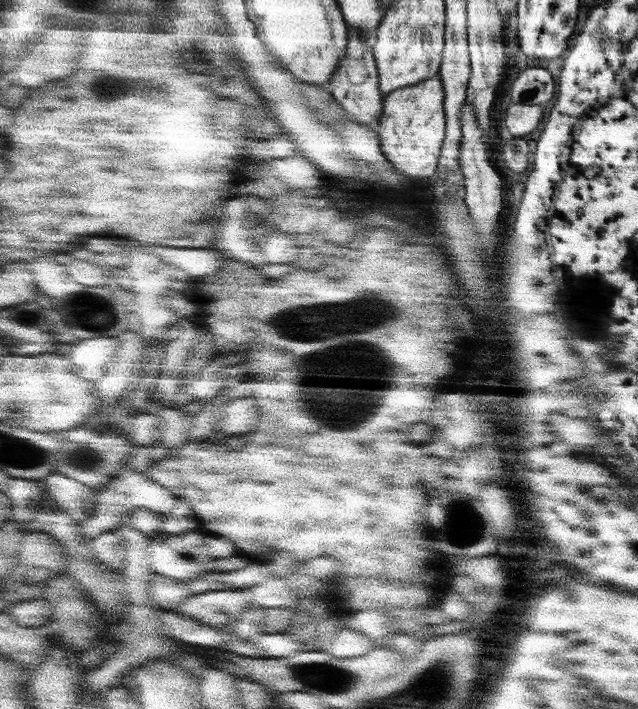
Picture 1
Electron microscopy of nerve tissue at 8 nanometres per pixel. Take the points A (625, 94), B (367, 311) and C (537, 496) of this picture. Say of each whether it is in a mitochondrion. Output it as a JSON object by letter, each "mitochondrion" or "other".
{"A":"other","B":"mitochondrion","C":"other"}

